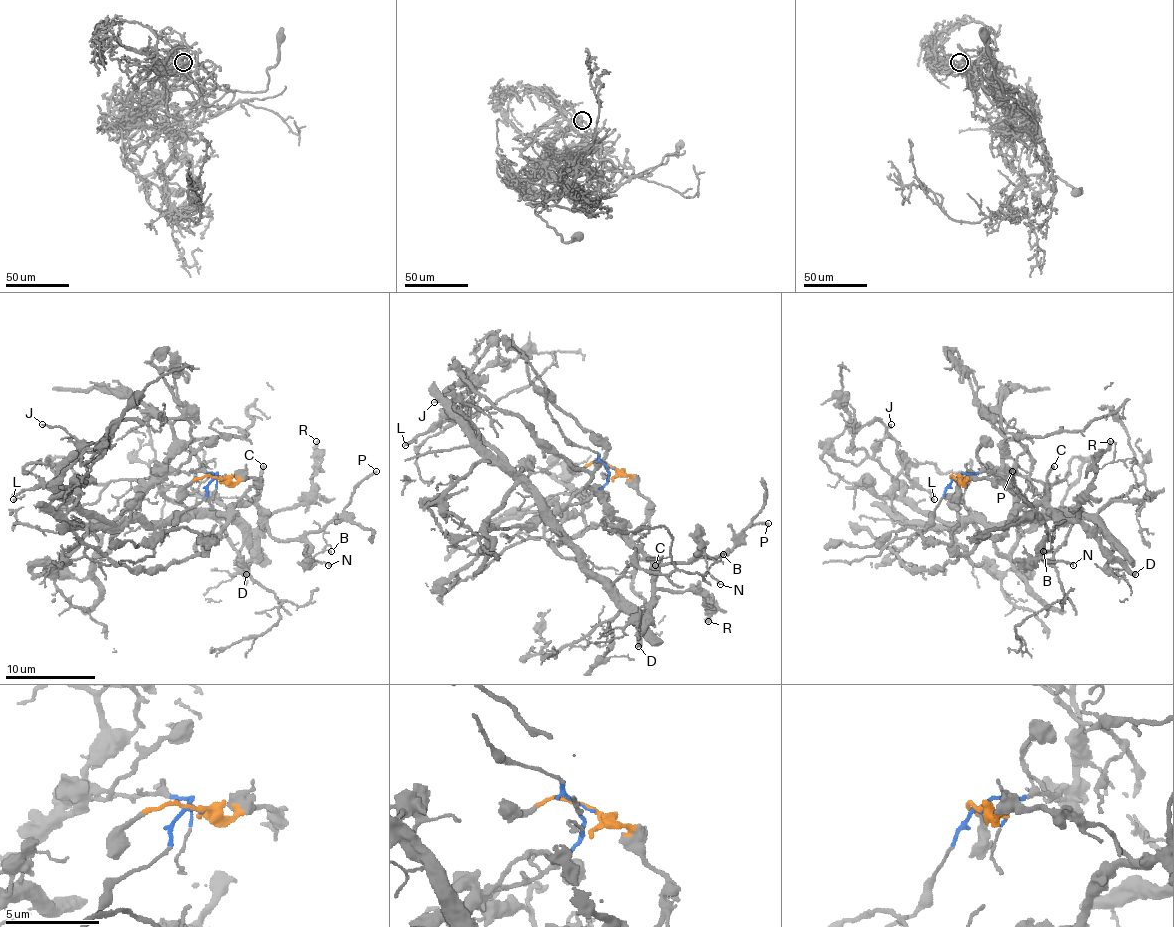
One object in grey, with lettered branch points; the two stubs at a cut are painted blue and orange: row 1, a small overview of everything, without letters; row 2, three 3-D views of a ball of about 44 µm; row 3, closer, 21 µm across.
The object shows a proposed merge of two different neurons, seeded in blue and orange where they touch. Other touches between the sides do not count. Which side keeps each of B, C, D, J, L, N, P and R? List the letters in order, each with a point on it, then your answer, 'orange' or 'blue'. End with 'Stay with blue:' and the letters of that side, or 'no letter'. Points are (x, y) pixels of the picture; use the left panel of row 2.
B: place (331, 551); orange
C: place (263, 466); orange
D: place (246, 574); orange
J: place (42, 424); blue
L: place (13, 499); blue
N: place (328, 565); orange
P: place (376, 471); orange
R: place (316, 441); orange
Stay with blue: J, L

